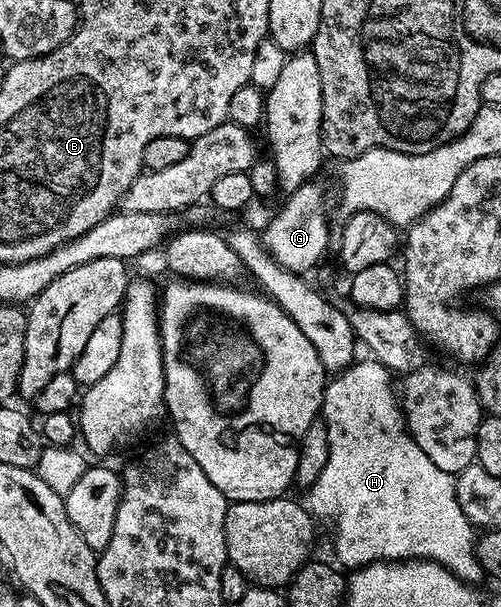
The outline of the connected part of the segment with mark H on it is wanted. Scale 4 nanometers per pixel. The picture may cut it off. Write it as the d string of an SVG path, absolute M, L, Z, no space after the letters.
M370 357L364 359L364 363L356 361L344 371L338 372L328 382L327 388L323 390L321 418L326 423L329 433L329 461L325 461L325 469L321 469L321 477L317 477L313 486L306 488L306 508L316 520L322 521L324 519L325 522L331 523L332 529L335 530L335 555L340 559L338 562L344 568L354 569L370 563L382 563L397 559L432 559L434 563L439 563L445 569L449 569L458 579L463 579L472 585L478 584L480 582L478 579L484 578L485 572L482 565L479 564L479 558L475 552L477 531L465 517L465 513L461 513L461 505L457 505L455 475L450 471L437 469L437 465L433 465L433 461L429 461L429 457L425 457L425 453L421 453L421 445L417 445L417 441L413 441L413 437L407 432L407 421L403 418L396 388L395 391L391 388L392 372Z

